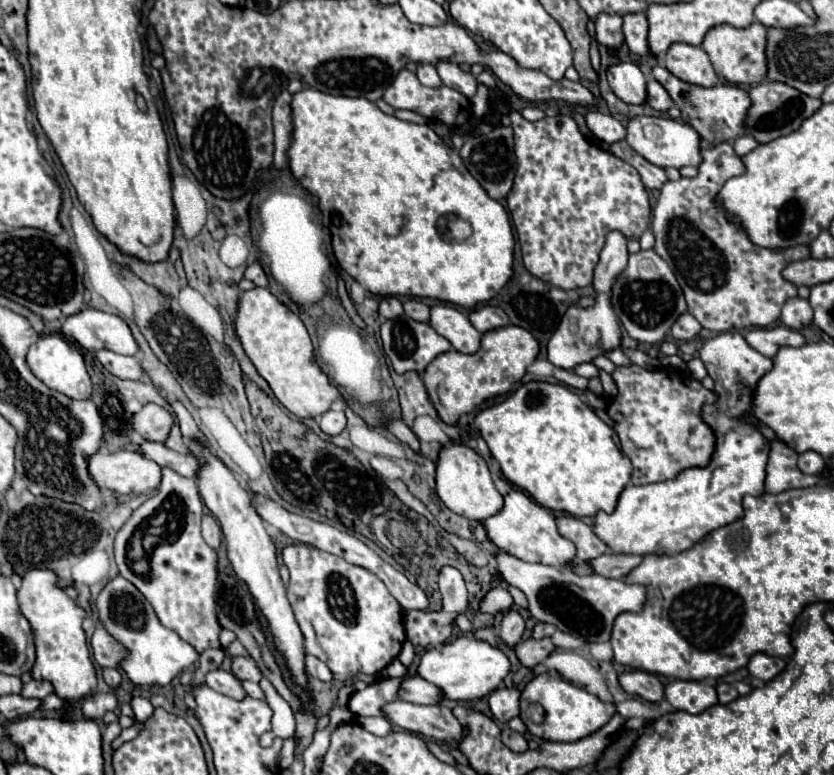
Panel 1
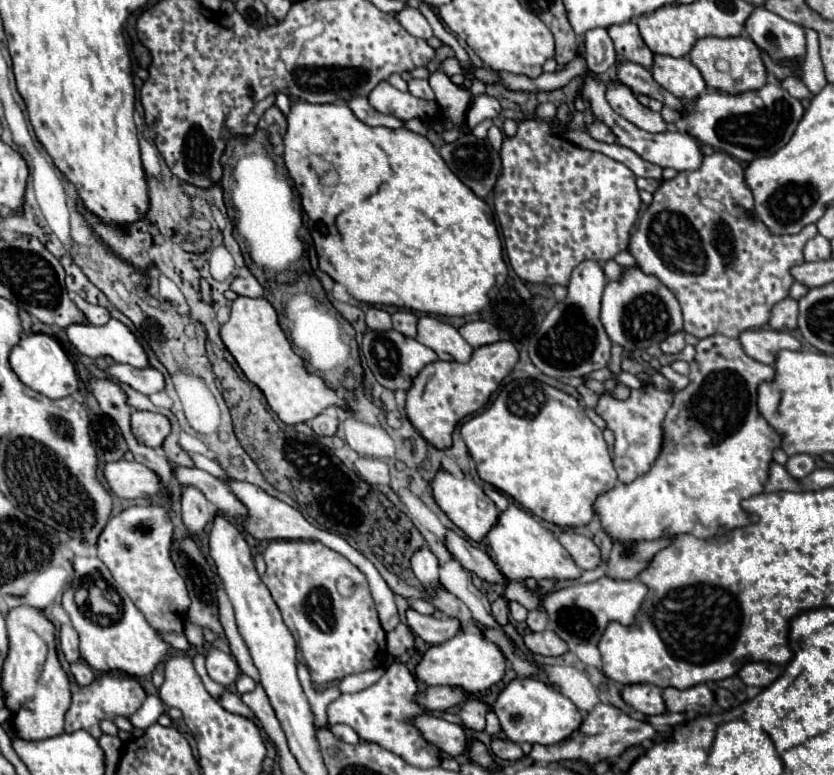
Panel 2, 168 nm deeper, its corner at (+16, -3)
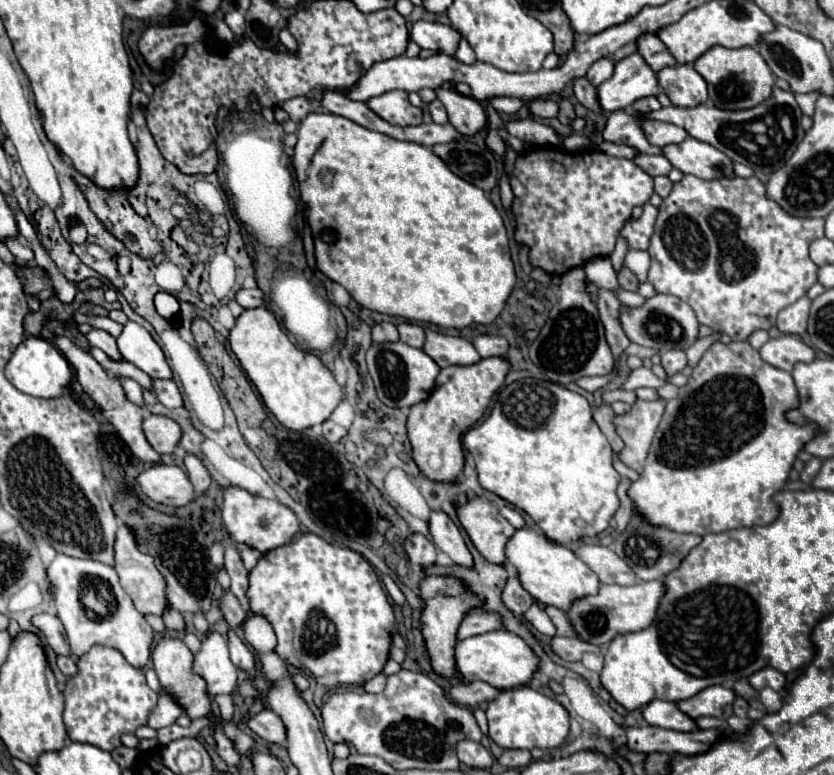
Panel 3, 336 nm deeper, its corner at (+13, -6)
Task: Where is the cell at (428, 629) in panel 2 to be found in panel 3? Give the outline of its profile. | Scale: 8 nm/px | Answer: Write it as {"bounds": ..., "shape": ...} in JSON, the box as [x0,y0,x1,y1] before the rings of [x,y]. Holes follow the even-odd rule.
{"bounds":[457,610,501,640],"shape":[[[469,610],[467,616],[463,618],[459,630],[457,630],[457,640],[465,640],[469,636],[501,630],[501,618],[495,612],[481,612],[481,610]]]}

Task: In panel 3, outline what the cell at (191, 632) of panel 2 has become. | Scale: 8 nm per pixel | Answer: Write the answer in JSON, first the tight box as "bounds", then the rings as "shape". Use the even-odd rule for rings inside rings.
{"bounds":[163,608,185,632],"shape":[[[167,608],[167,612],[163,614],[163,622],[173,632],[185,632],[185,620],[183,620],[183,616],[179,612],[175,612],[173,608]]]}

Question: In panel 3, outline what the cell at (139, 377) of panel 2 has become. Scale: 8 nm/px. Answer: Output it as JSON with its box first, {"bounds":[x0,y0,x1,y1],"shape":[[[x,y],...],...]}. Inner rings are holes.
{"bounds":[153,378,183,408],"shape":[[[153,378],[153,394],[157,396],[157,400],[167,406],[167,408],[177,408],[177,406],[183,406],[183,398],[181,398],[181,392],[179,388],[175,386],[173,380],[157,380]]]}

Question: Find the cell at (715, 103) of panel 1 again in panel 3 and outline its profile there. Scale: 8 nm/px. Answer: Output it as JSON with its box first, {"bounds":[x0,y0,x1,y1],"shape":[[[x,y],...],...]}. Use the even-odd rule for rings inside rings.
{"bounds":[597,52,659,112],"shape":[[[635,52],[615,64],[615,74],[597,88],[599,104],[603,112],[629,108],[635,100],[645,96],[659,96],[659,84],[655,72]]]}

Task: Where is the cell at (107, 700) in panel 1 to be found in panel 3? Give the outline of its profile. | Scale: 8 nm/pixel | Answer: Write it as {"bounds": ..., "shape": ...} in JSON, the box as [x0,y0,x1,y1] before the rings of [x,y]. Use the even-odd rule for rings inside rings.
{"bounds":[63,646,159,752],"shape":[[[95,646],[91,648],[91,652],[87,652],[87,656],[81,656],[77,664],[79,674],[69,678],[63,692],[63,722],[67,726],[67,734],[73,742],[89,742],[97,748],[111,752],[113,748],[121,746],[121,734],[135,732],[135,728],[147,722],[147,712],[155,708],[159,694],[147,686],[143,670],[127,664],[121,652],[113,648]]]}

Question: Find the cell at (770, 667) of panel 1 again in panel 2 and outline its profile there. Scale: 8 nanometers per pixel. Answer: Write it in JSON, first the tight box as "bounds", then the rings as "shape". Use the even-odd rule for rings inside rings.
{"bounds":[740,663,782,687],"shape":[[[748,663],[740,669],[740,679],[746,685],[758,685],[758,687],[768,687],[772,681],[776,681],[782,673],[782,667],[772,665],[772,663]]]}

